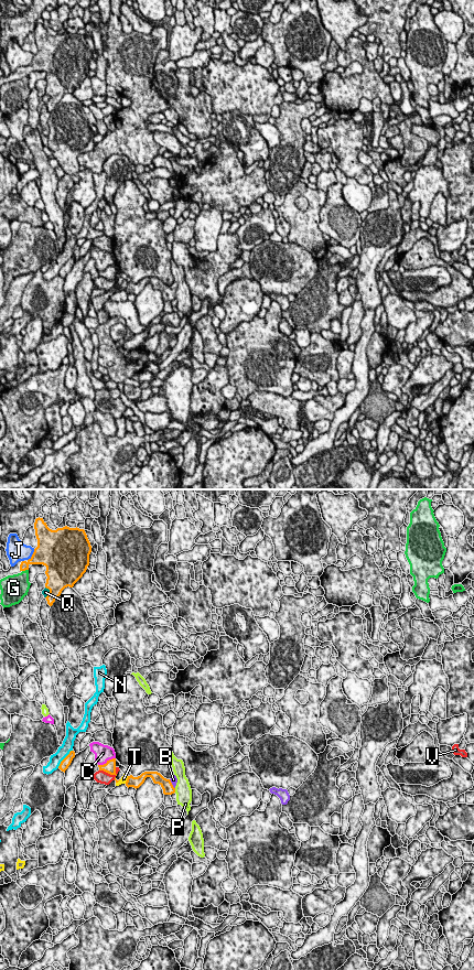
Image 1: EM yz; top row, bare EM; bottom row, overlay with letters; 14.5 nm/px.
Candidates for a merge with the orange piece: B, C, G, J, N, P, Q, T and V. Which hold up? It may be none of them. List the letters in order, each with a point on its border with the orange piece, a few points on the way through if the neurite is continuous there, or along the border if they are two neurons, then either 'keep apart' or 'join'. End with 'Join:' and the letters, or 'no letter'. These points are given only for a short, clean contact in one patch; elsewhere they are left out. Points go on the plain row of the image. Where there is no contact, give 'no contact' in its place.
B: yz (171, 290) | across yz (168, 294), (171, 290), (173, 286) | join
C: yz (107, 268) | along yz (115, 263), (98, 271) | keep apart
G: yz (24, 76) | keep apart
J: yz (32, 61) | keep apart
N: yz (64, 265) | keep apart
P: yz (174, 297) | along yz (174, 294), (175, 298) | keep apart
Q: yz (50, 98) | keep apart
T: yz (127, 286) | along yz (128, 282), (125, 289) | keep apart
V: yz (109, 279) | keep apart
Join: B

